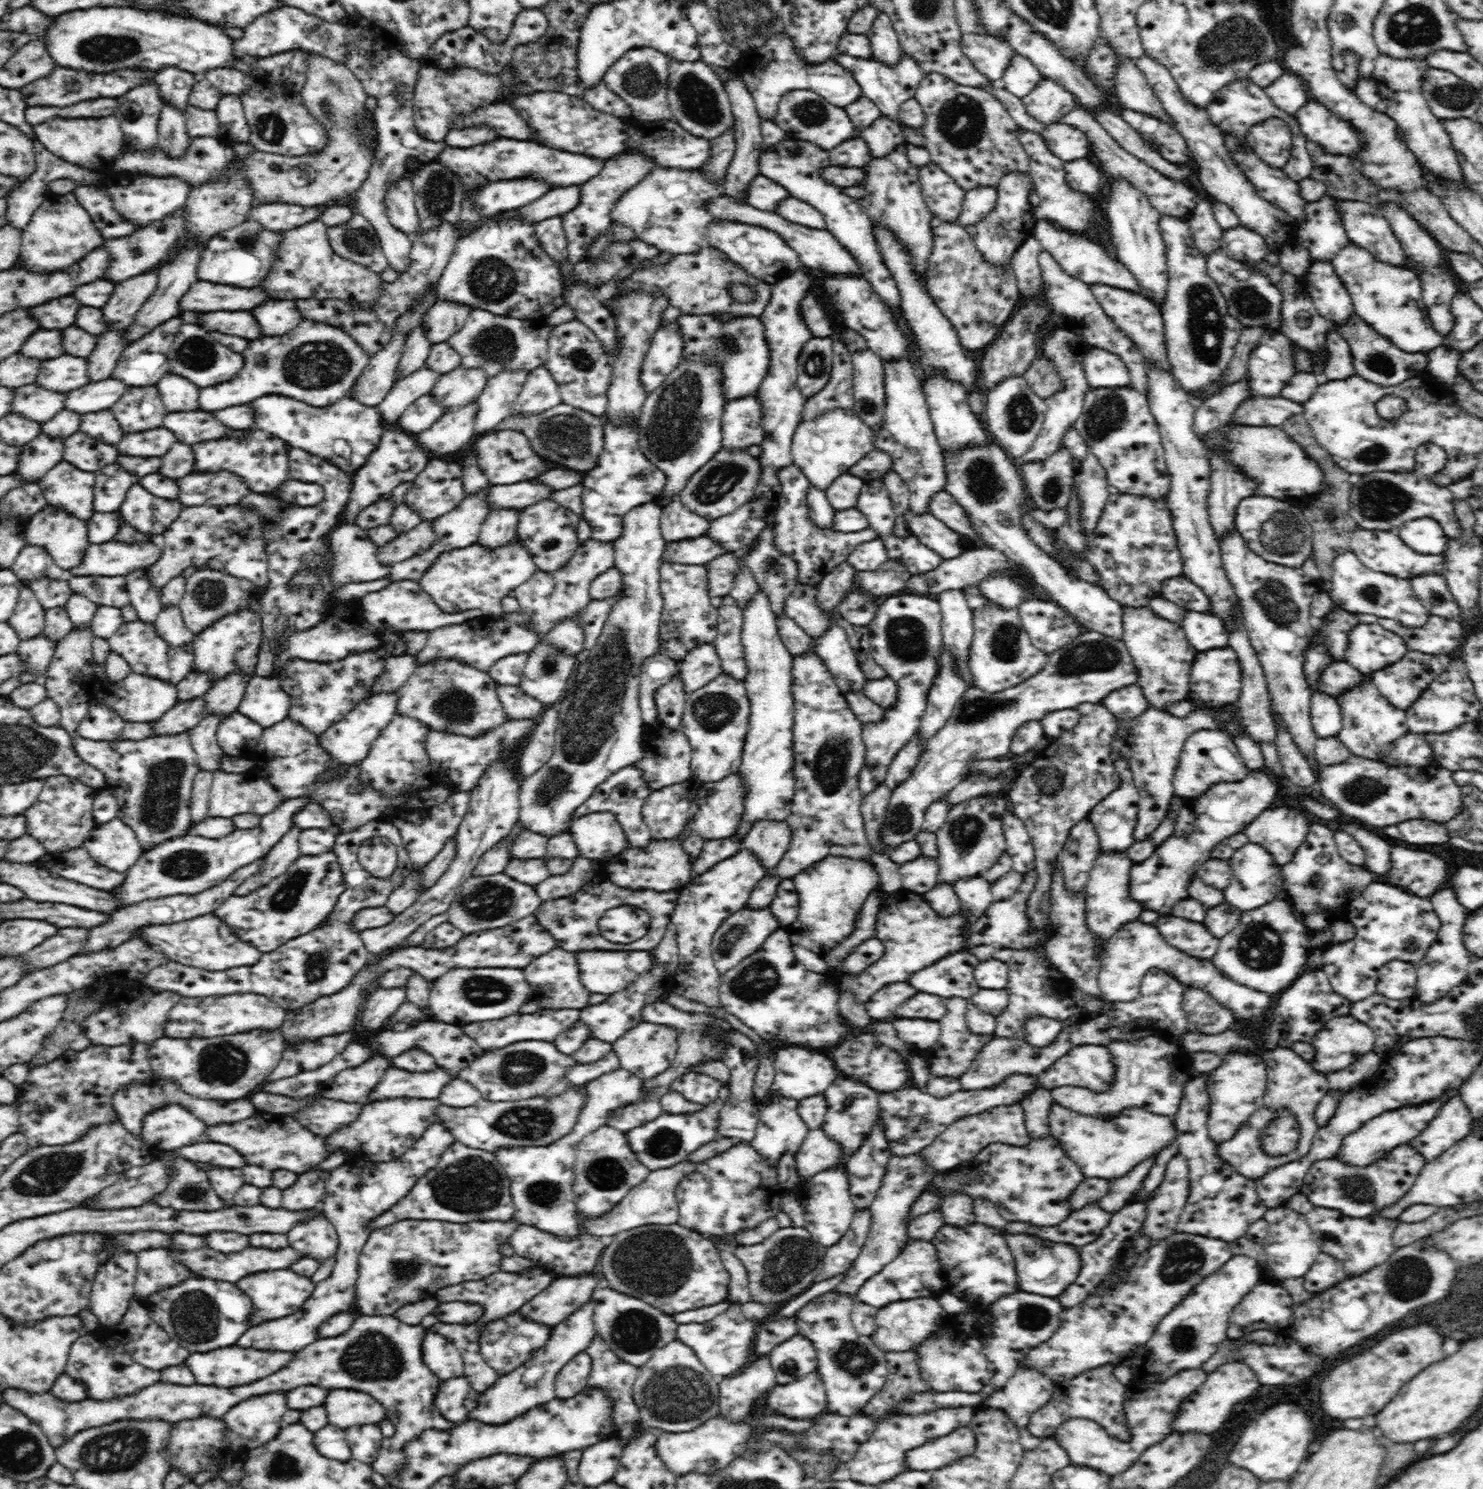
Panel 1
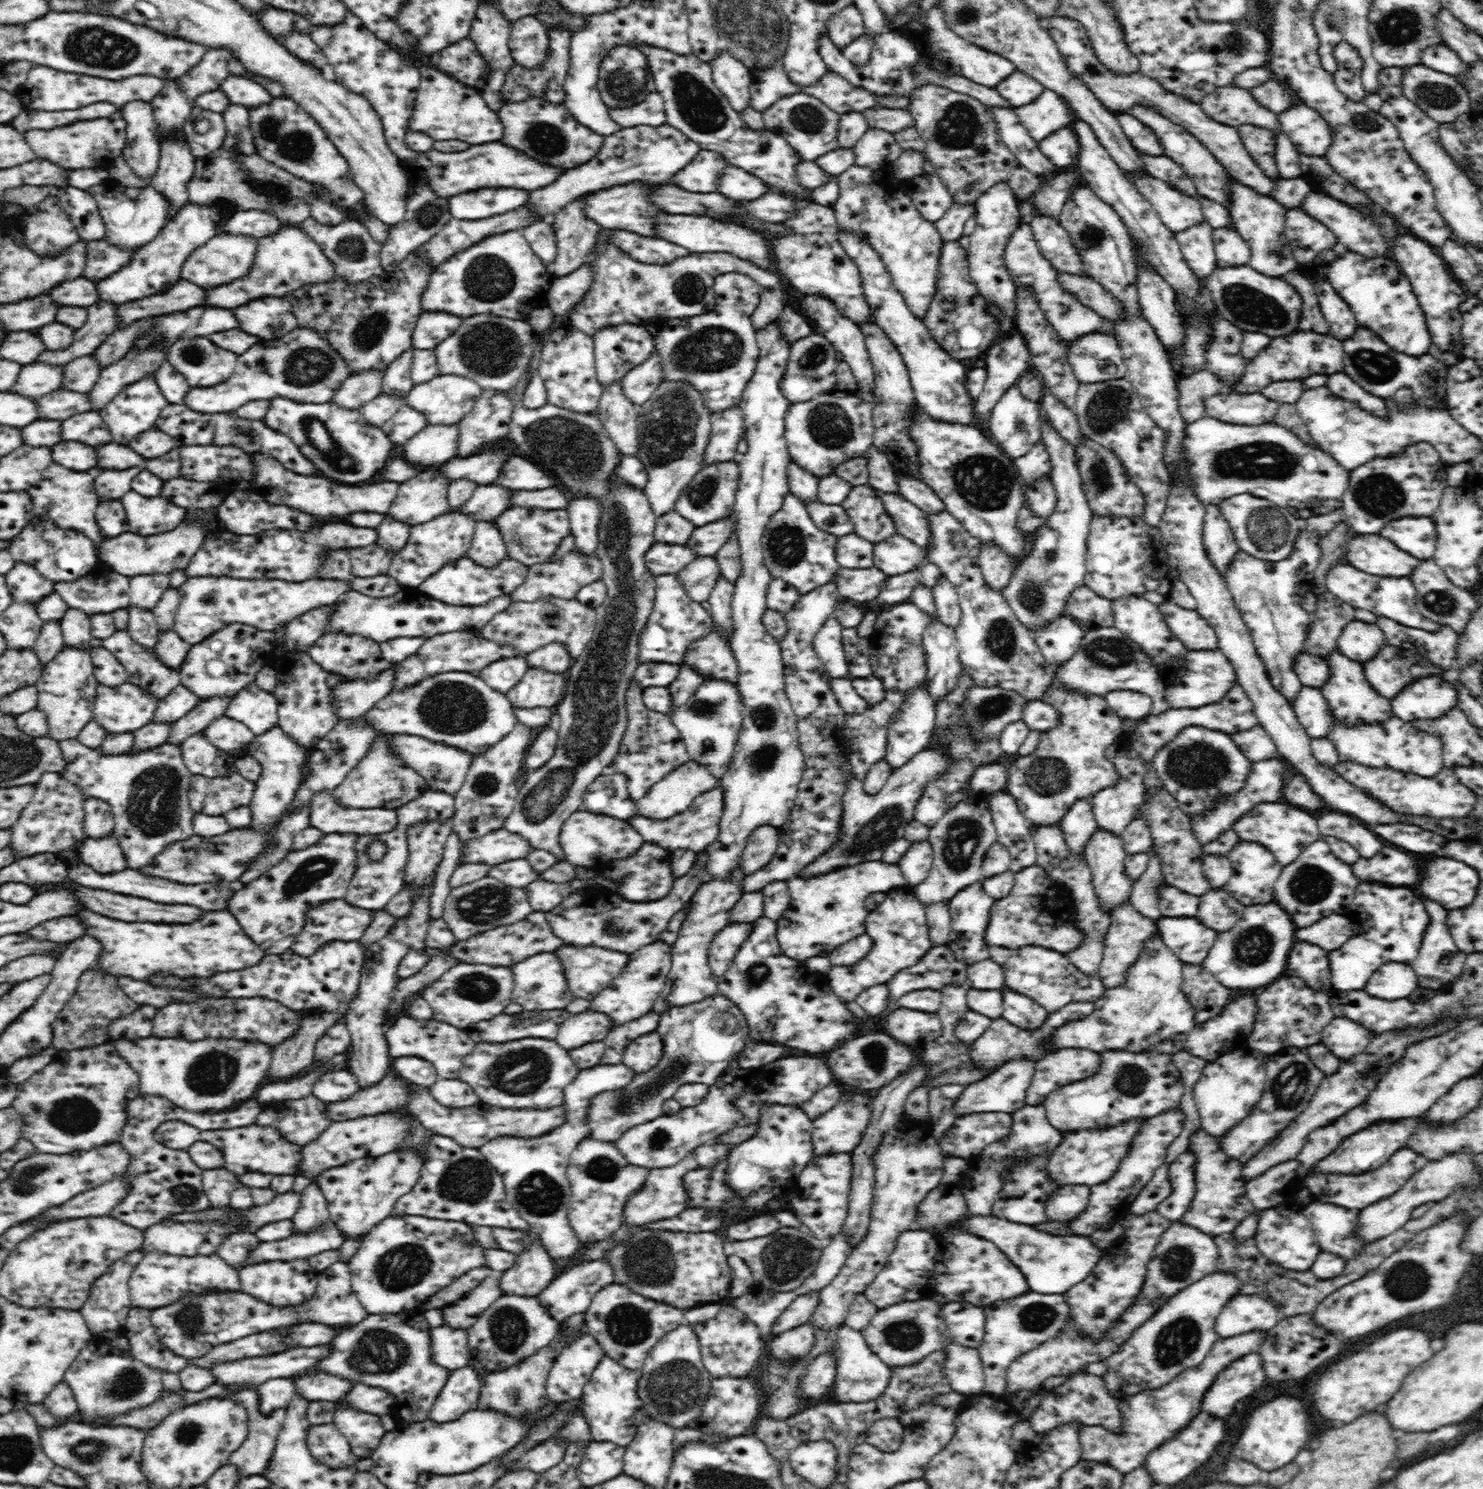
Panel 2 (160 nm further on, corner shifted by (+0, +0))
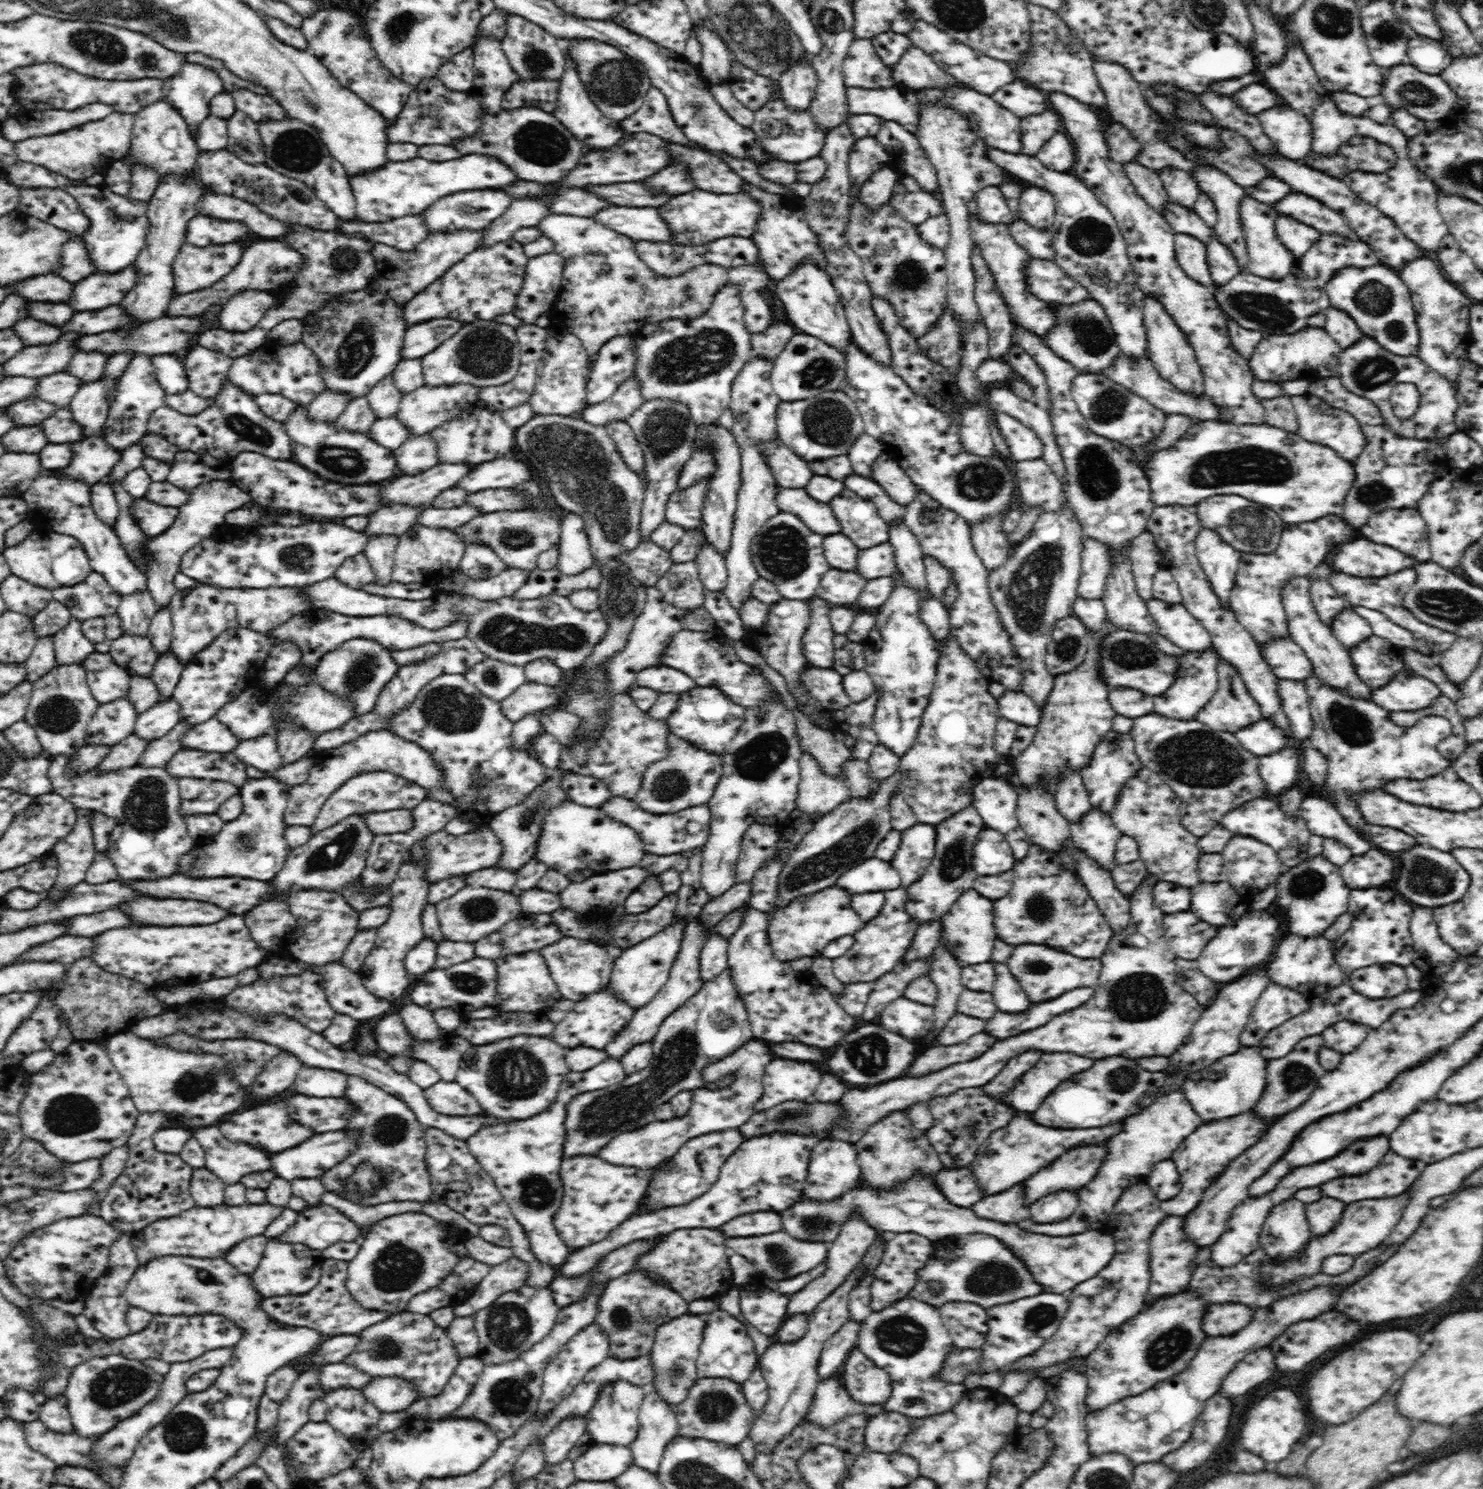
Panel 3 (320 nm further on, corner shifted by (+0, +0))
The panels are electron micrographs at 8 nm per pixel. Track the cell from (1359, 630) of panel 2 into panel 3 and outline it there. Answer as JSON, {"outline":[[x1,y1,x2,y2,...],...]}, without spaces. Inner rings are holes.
{"outline":[[1350,609,1341,610,1329,625,1334,636,1348,647,1348,650,1373,634,1370,623]]}

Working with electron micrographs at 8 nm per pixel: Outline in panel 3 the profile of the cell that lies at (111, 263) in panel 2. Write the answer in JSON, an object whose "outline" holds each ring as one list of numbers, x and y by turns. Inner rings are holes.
{"outline":[[68,233,69,239,61,244,60,266,54,268,52,274,70,282,76,283,84,278,96,274,96,267,88,255,88,248,85,248,83,240,74,233]]}

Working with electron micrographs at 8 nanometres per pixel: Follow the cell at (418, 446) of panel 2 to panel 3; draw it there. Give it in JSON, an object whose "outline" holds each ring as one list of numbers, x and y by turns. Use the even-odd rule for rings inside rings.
{"outline":[[411,434,396,449,395,454,398,470,404,475,414,476,436,466,437,446,431,434]]}

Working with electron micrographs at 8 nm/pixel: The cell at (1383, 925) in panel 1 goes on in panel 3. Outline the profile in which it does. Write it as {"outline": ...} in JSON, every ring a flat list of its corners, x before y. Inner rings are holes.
{"outline":[[1368,888,1368,890,1351,889,1347,912,1352,916,1352,922,1350,928,1337,936,1334,943,1334,950,1336,950,1334,956,1336,956,1336,962,1344,967,1346,982,1356,969,1372,966,1372,964,1394,964,1406,967,1408,964,1412,964,1414,958,1418,958,1418,956,1414,956,1416,950,1413,946,1411,932,1408,930,1414,907,1414,904,1404,900,1402,896,1398,896,1398,893,1392,892,1392,890,1376,890,1376,888]]}

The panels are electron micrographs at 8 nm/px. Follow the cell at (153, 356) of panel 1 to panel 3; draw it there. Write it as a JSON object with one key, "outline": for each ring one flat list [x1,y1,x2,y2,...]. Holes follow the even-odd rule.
{"outline":[[101,377,94,382,83,383,66,407,77,424,83,428,86,437,98,434,104,426,110,408,108,396,116,390,117,382,118,378,111,380]]}

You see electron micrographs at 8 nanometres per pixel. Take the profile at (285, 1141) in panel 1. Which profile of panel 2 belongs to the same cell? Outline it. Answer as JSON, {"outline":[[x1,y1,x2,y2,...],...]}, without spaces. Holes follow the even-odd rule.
{"outline":[[246,1126,246,1128,232,1128,232,1130,204,1130,201,1134,204,1142,210,1142,222,1150,224,1148,224,1168,234,1174,244,1172,264,1172,264,1174,294,1174,300,1162,300,1146,284,1142,274,1128,262,1126]]}

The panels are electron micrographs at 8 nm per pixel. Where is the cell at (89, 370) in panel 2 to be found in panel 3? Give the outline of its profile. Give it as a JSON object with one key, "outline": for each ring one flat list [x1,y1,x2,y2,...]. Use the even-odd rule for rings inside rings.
{"outline":[[62,370,56,374,51,374,38,379,36,383,36,397,58,409,65,409,76,392,82,388,82,382,67,370]]}

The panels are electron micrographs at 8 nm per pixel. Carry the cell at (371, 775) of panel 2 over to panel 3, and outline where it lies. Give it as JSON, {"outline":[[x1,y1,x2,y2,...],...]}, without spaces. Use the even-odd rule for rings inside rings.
{"outline":[[387,771,364,772,354,776,344,782,340,788,326,800,318,815,316,815,314,824,309,826,311,833,318,834,320,830,335,825,348,815,360,814,366,815,370,812,385,812,388,810,410,810,412,811,420,802,426,799,426,789,415,782,408,781,396,774]]}

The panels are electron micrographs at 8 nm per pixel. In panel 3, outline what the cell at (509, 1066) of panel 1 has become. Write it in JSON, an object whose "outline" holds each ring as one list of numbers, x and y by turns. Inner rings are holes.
{"outline":[[516,1036,474,1046,472,1054,464,1058,464,1070,457,1074,456,1082,464,1086,488,1114,504,1120,524,1120,544,1112,556,1100,562,1080,570,1072,564,1060,566,1052,566,1048,544,1036]]}

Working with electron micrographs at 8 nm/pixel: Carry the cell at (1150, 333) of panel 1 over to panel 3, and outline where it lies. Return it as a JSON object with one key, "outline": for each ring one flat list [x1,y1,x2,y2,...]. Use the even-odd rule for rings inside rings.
{"outline":[[1031,258,1026,264,1028,291,1039,300,1057,305,1074,305,1092,300,1090,292,1072,280,1053,260]]}

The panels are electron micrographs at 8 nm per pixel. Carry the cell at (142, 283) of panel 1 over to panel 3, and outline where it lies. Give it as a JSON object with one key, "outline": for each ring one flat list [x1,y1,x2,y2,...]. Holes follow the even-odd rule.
{"outline":[[67,333,61,335,56,343,24,347,18,354,1,364,5,376,42,378,62,371,79,352,77,342,80,342,82,336,88,335]]}

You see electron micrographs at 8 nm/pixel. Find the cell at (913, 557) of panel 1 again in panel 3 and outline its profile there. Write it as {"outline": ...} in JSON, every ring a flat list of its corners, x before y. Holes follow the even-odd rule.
{"outline":[[886,542,860,549,854,571,867,580,872,580,890,577,896,566,894,549,889,542]]}

